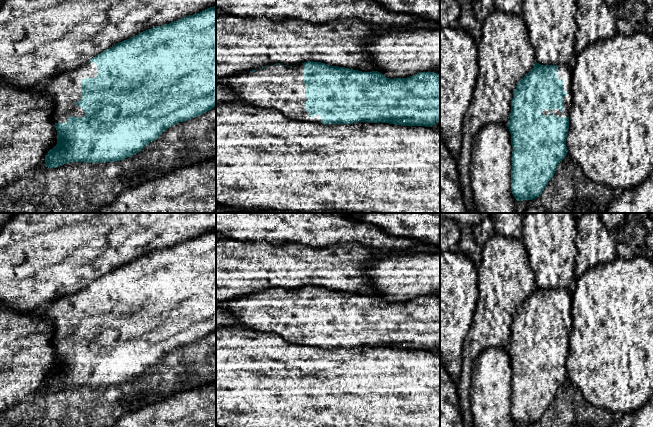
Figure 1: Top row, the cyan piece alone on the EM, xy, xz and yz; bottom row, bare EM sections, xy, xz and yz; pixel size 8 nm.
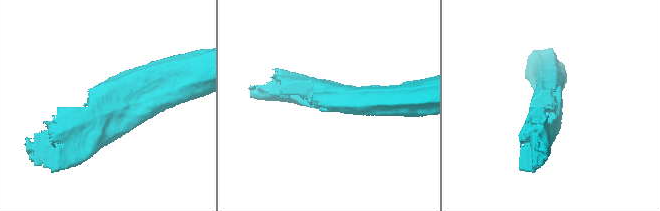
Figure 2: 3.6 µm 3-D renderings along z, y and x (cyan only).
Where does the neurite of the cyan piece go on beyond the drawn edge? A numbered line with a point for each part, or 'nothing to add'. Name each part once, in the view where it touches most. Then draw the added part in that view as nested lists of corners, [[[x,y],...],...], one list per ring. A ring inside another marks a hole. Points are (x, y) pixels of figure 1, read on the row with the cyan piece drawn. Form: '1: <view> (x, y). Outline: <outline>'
1: xy (64, 90). Outline: [[[94,62],[85,63],[77,69],[59,74],[53,77],[45,86],[41,93],[50,98],[54,105],[53,122],[66,123],[68,117],[84,117],[85,112],[75,103],[81,100],[81,80],[87,78],[95,78],[97,76],[97,65]]]

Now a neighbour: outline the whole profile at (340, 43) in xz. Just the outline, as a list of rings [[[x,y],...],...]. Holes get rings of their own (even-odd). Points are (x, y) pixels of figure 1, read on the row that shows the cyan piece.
[[[218,12],[216,79],[276,63],[293,66],[307,61],[376,71],[364,45],[373,32],[371,24],[358,19],[312,24],[299,19],[274,21]]]

